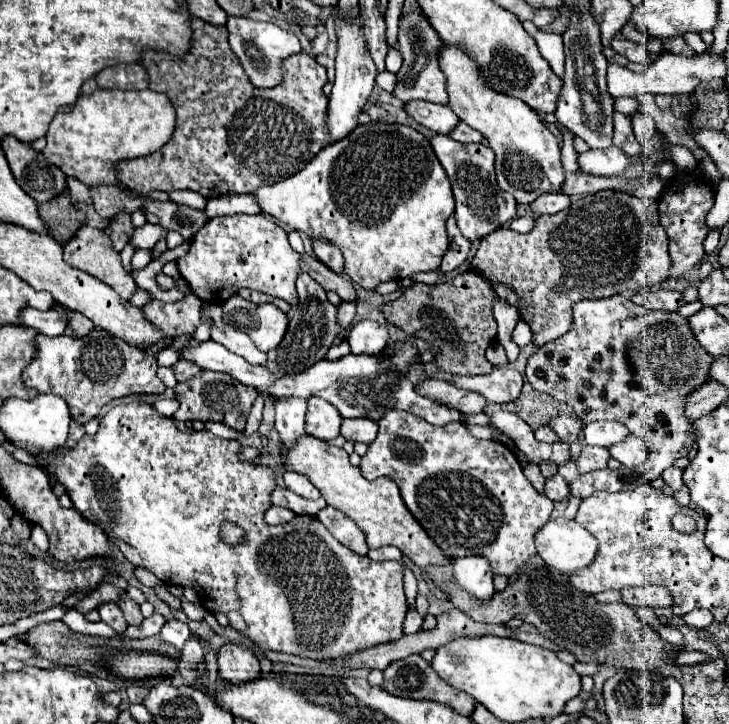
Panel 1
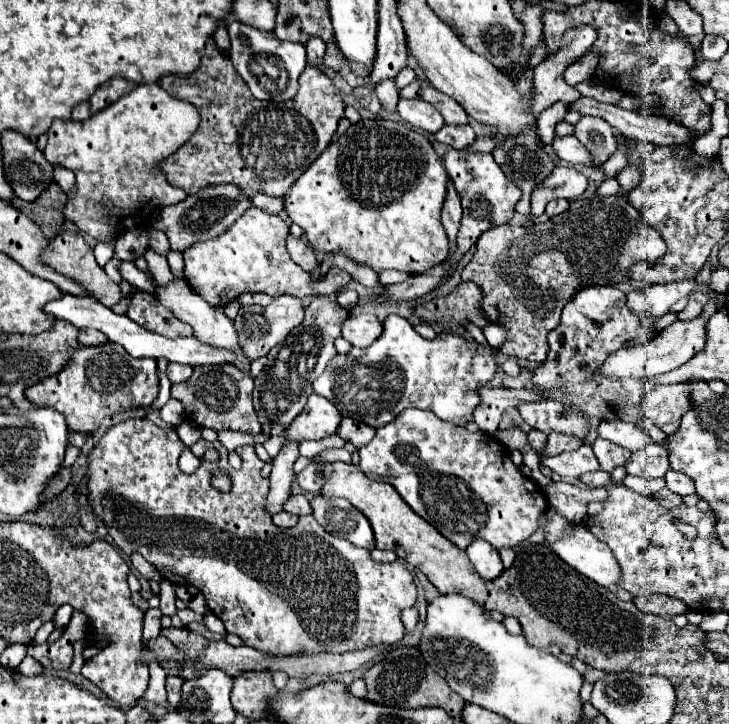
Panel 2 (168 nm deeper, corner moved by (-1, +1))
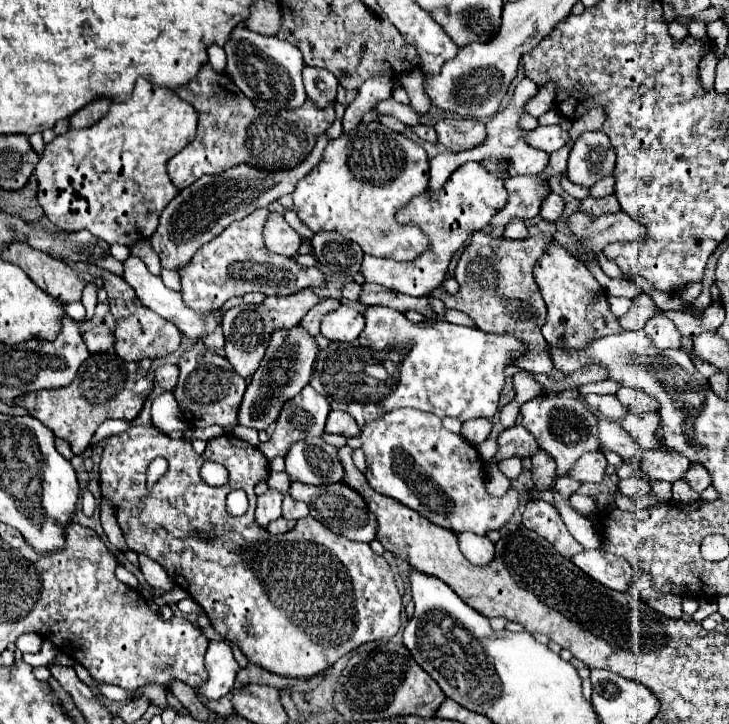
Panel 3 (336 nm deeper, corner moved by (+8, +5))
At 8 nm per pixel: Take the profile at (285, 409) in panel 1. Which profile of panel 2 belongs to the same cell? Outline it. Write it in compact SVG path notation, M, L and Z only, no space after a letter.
M287 439L279 451L279 455L273 459L271 469L271 491L267 497L267 511L271 515L283 511L283 503L287 495L291 495L291 481L293 481L293 463L299 457L299 441Z

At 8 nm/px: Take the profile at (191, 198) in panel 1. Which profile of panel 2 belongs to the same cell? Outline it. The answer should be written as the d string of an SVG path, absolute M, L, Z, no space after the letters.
M157 83L137 85L135 91L123 95L105 109L95 111L85 121L55 119L47 131L47 147L43 153L53 165L71 169L77 179L77 187L73 193L69 193L67 205L63 209L65 217L73 221L81 231L93 235L95 239L117 237L121 229L147 227L149 223L145 221L153 221L159 213L157 211L159 207L179 203L187 197L183 189L175 189L167 181L159 181L155 165L159 163L159 159L165 159L171 153L175 153L195 133L197 125L199 125L199 113L195 111L195 107L185 101L173 99Z

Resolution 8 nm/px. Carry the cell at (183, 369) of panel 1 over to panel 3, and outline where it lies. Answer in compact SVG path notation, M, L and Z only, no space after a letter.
M162 365L156 369L156 383L162 387L162 391L174 391L178 381L178 367L176 365Z

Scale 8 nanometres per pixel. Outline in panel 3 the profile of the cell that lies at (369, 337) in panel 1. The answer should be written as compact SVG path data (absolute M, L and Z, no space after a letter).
M342 303L342 307L330 311L322 317L320 333L330 341L354 341L364 329L364 317L360 311Z

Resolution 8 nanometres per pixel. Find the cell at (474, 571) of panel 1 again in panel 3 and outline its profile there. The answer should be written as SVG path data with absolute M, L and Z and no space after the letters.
M460 533L460 551L474 565L486 565L494 559L494 543L486 535L476 533Z

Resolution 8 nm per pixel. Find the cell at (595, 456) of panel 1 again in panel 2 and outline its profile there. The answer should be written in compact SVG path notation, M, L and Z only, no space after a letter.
M595 439L593 443L593 453L601 465L603 471L613 471L619 465L627 463L627 455L631 455L631 451L615 445L615 443L607 443L605 439Z

